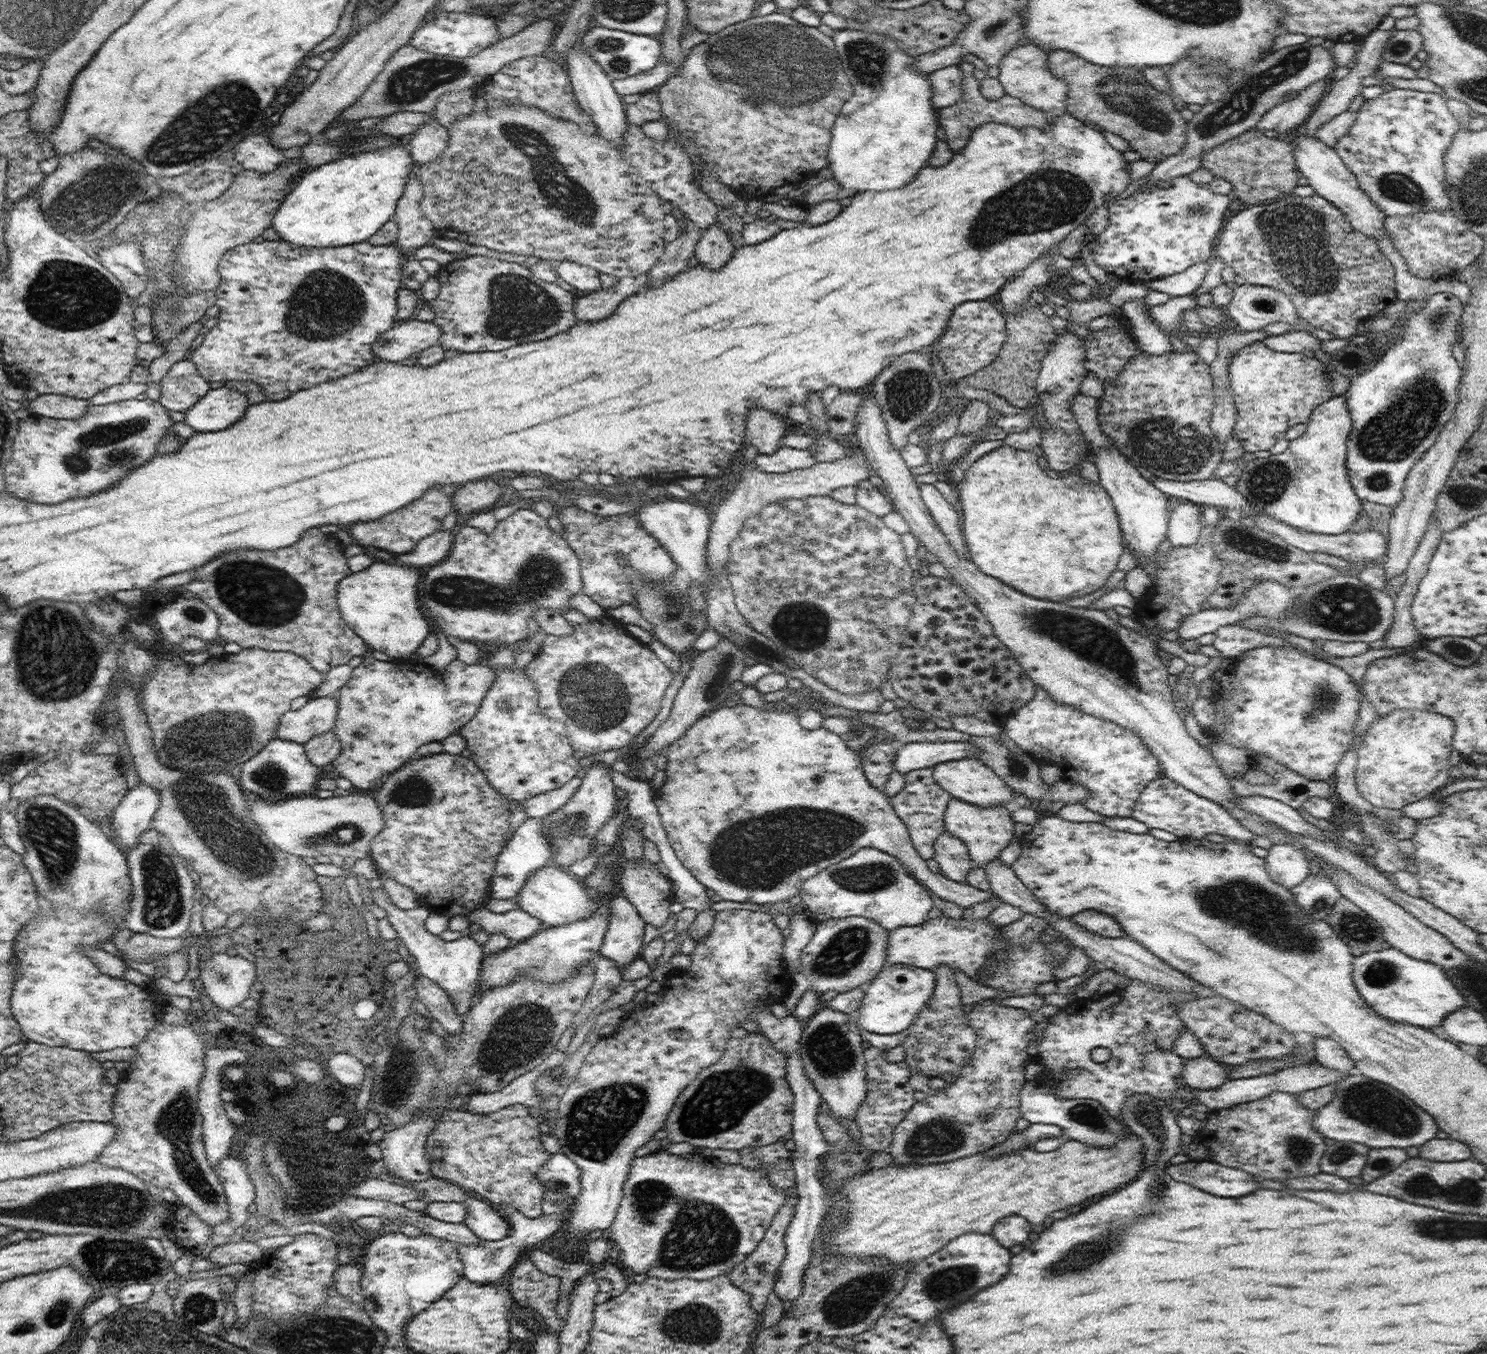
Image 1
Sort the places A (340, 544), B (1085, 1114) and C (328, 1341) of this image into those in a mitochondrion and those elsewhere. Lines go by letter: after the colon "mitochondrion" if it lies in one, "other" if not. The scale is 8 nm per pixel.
A: other
B: mitochondrion
C: mitochondrion

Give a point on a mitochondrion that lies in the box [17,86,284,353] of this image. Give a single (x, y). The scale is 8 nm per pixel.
(66, 295)

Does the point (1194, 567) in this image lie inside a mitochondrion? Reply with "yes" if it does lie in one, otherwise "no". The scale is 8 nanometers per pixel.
no

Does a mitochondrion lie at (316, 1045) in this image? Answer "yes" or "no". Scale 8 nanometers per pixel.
no

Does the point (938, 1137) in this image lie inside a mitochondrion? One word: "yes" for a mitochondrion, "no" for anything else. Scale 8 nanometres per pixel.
yes

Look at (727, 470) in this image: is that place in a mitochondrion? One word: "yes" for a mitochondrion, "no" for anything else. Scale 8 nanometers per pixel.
no

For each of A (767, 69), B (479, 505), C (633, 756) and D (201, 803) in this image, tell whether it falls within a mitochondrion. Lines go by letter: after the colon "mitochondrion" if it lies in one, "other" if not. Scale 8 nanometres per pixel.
A: mitochondrion
B: other
C: other
D: mitochondrion

